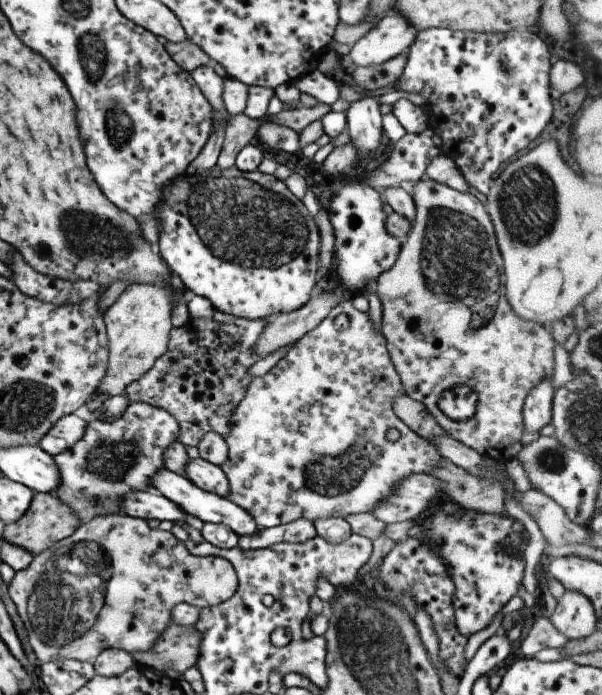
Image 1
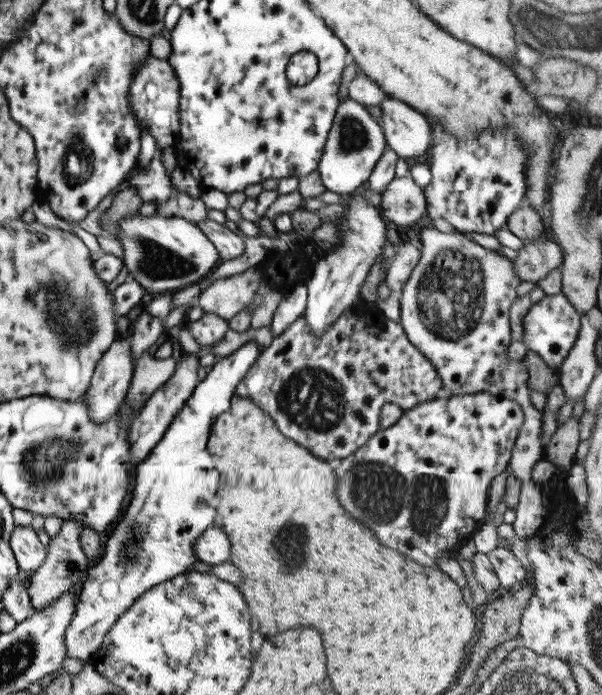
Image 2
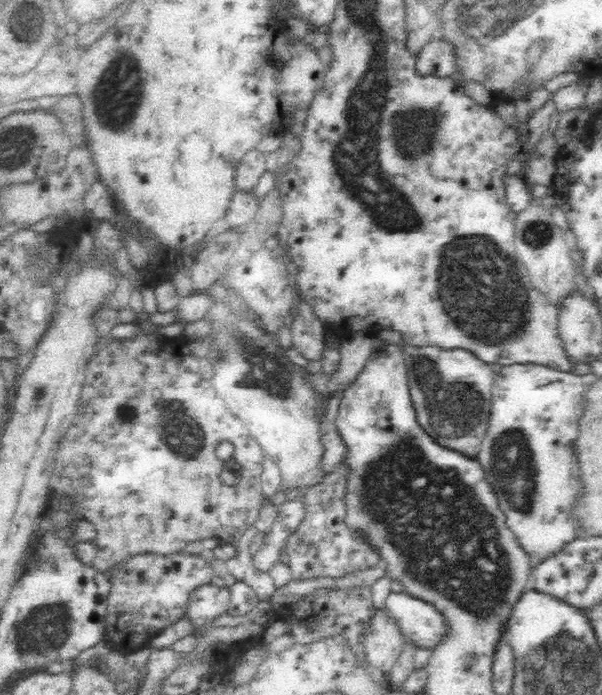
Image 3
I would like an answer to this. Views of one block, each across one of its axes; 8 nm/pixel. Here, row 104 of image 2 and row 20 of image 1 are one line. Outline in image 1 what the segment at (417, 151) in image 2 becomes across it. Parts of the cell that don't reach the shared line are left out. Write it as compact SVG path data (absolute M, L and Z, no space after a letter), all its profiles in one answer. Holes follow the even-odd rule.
M388 12L346 55L350 67L375 66L407 52L415 39L415 28L399 14Z

